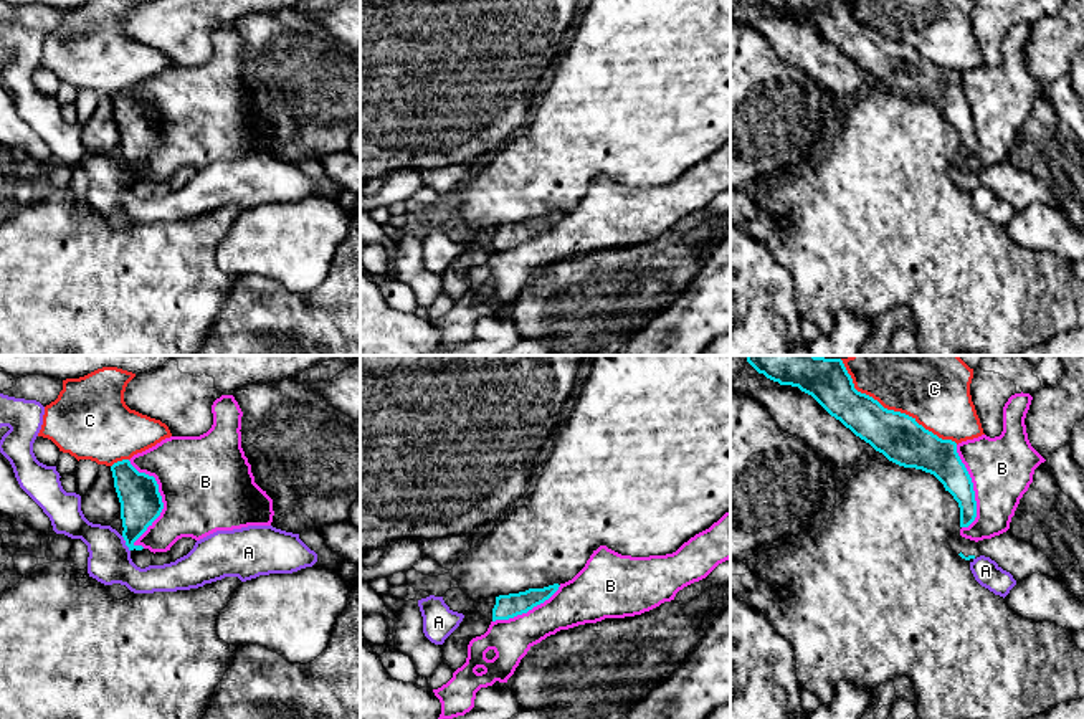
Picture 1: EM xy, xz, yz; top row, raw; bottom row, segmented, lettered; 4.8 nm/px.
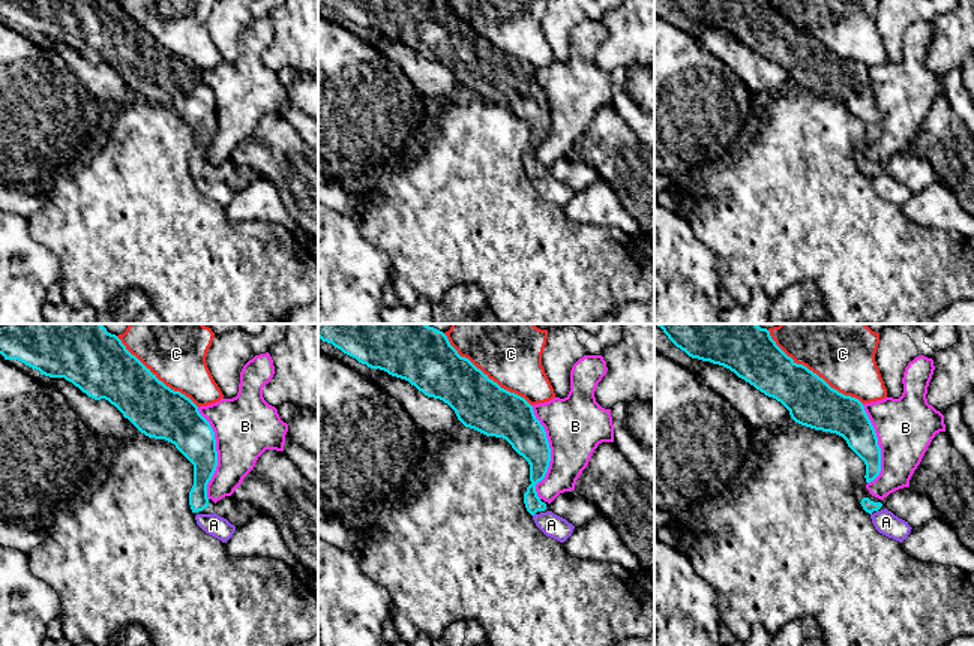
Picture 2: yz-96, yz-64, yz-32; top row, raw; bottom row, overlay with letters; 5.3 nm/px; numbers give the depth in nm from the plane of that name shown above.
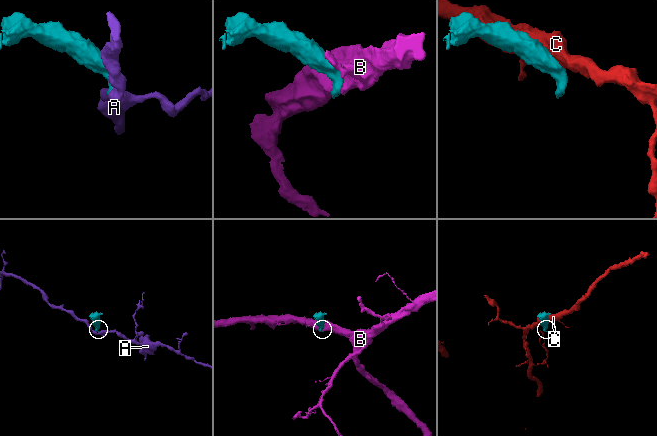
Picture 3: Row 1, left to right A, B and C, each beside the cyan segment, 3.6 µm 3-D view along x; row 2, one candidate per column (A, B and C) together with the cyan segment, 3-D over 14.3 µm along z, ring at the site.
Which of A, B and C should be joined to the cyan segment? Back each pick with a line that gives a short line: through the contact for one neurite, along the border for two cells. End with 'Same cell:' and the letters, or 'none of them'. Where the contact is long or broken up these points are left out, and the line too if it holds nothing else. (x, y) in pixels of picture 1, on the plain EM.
Same cell: none of them

